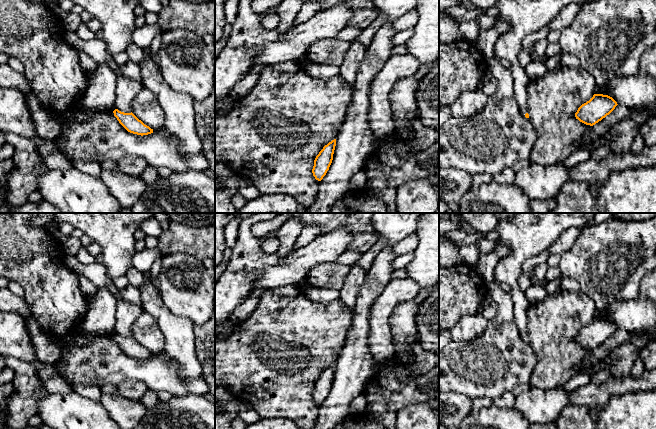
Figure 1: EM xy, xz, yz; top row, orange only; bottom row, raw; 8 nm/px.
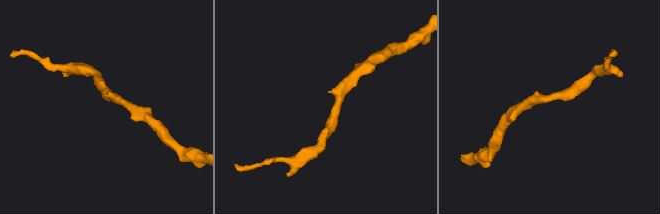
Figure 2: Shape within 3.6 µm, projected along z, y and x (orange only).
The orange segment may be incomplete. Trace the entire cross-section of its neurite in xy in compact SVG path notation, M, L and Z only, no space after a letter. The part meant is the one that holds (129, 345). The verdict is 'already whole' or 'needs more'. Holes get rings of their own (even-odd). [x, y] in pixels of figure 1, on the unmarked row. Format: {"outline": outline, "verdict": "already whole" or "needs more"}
{"outline": "M115 333L113 335L114 340L117 342L119 347L130 357L137 359L148 359L153 357L153 353L145 349L141 344L139 344L132 336L124 337Z", "verdict": "already whole"}

